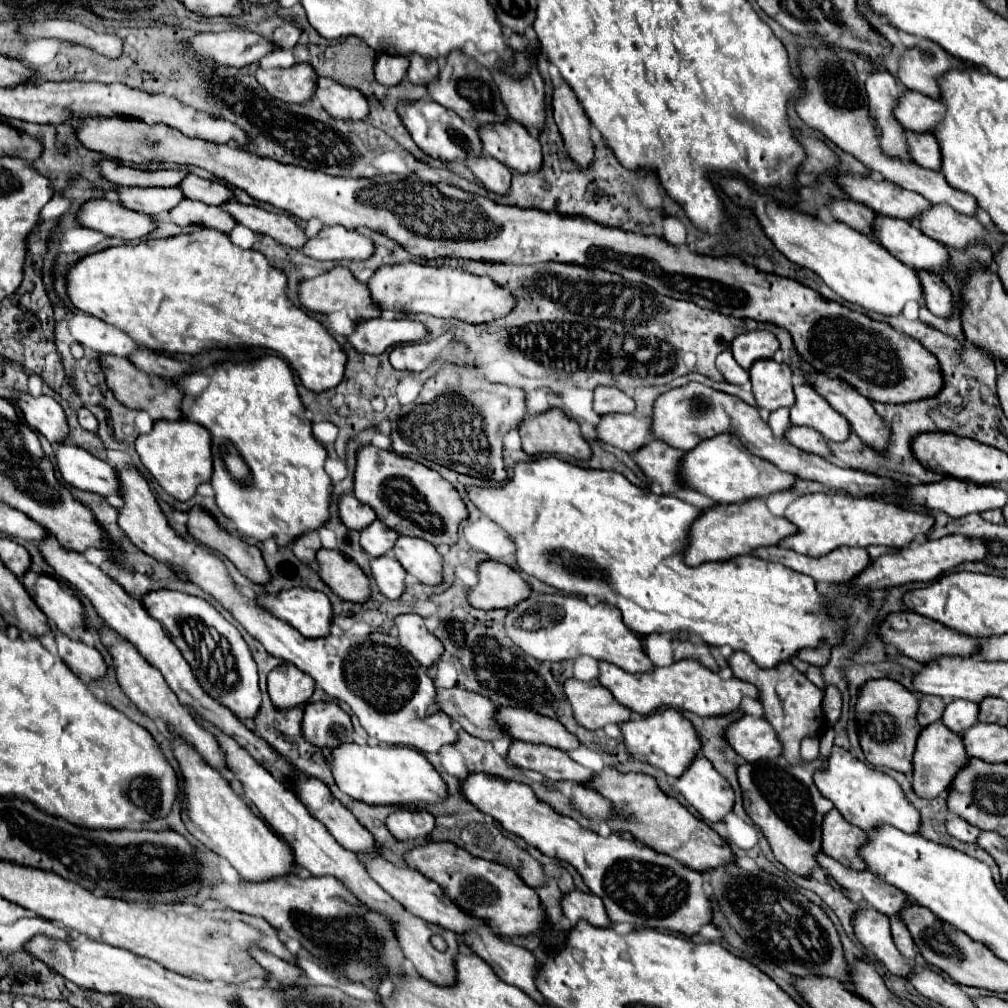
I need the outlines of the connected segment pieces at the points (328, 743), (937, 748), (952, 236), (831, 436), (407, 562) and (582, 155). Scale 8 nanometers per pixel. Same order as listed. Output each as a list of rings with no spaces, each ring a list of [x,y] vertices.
[[[308,703],[302,721],[304,737],[320,749],[332,749],[340,743],[352,741],[352,721],[338,703]]]
[[[940,721],[928,725],[926,729],[922,729],[920,737],[918,737],[918,745],[916,745],[916,753],[914,753],[914,775],[912,775],[912,787],[916,791],[918,797],[924,799],[936,799],[940,793],[948,791],[956,773],[966,767],[970,761],[970,757],[966,755],[964,743],[962,743],[962,735],[950,731],[948,727],[944,727]]]
[[[946,203],[930,205],[924,215],[914,221],[914,225],[924,235],[956,249],[966,249],[974,241],[984,241],[992,247],[1000,247],[1000,243],[986,231],[986,227],[976,217],[960,215]]]
[[[794,387],[796,403],[790,409],[790,421],[794,425],[806,425],[822,433],[826,441],[844,441],[850,435],[850,423],[830,407],[830,403],[820,397],[812,387]]]
[[[400,537],[394,547],[396,559],[404,569],[424,585],[440,585],[444,579],[442,557],[436,547],[424,539]]]
[[[560,83],[552,91],[552,109],[554,109],[554,121],[562,133],[564,145],[568,151],[572,151],[572,157],[580,167],[588,167],[594,157],[594,147],[590,141],[590,119],[586,117],[584,109],[580,107],[580,101],[576,99],[574,91],[568,83]]]

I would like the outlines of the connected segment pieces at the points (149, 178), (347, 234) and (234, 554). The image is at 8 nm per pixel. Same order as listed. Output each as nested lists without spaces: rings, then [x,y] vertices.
[[[102,161],[102,175],[120,187],[178,187],[186,177],[186,169],[176,171],[140,171],[118,161]]]
[[[324,227],[318,237],[308,239],[304,255],[318,261],[364,261],[374,253],[374,243],[358,231],[336,227]]]
[[[194,507],[188,513],[188,533],[212,551],[226,555],[236,565],[236,569],[250,581],[258,585],[266,585],[272,581],[272,575],[262,559],[260,549],[230,535],[208,511]]]

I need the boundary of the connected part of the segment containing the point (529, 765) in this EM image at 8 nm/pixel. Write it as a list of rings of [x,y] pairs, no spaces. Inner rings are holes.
[[[512,741],[508,749],[508,761],[524,771],[536,771],[548,781],[576,781],[588,783],[594,771],[574,763],[564,751],[544,745],[544,743],[528,743],[528,741]]]

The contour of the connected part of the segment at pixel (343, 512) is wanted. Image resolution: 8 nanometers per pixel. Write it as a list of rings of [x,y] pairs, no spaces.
[[[348,493],[340,499],[338,511],[340,511],[340,519],[344,521],[344,525],[354,531],[364,531],[376,519],[374,509],[360,503],[352,493]]]

